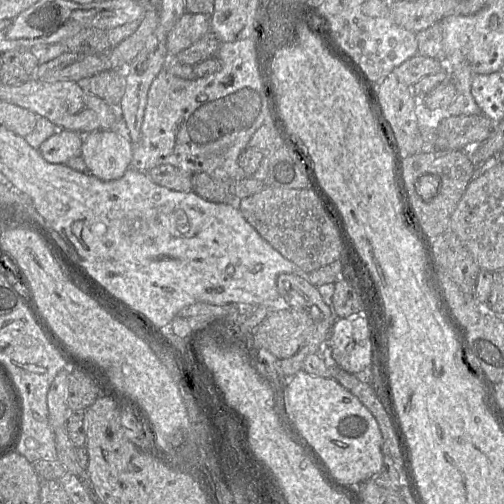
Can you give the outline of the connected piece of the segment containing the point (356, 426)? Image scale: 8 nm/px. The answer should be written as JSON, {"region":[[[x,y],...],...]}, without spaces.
{"region":[[[303,369],[281,383],[281,409],[289,426],[313,449],[330,477],[342,484],[354,484],[373,479],[383,465],[382,434],[370,410],[349,390],[332,377],[314,376]]]}

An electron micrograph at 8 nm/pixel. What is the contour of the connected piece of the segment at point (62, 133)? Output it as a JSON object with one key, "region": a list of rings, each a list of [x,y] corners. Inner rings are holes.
{"region":[[[59,130],[39,147],[42,157],[52,164],[65,164],[69,159],[80,156],[84,135],[68,130]]]}

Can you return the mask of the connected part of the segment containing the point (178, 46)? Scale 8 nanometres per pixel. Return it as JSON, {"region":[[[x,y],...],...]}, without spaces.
{"region":[[[185,11],[167,37],[169,57],[175,57],[210,32],[211,16]]]}

